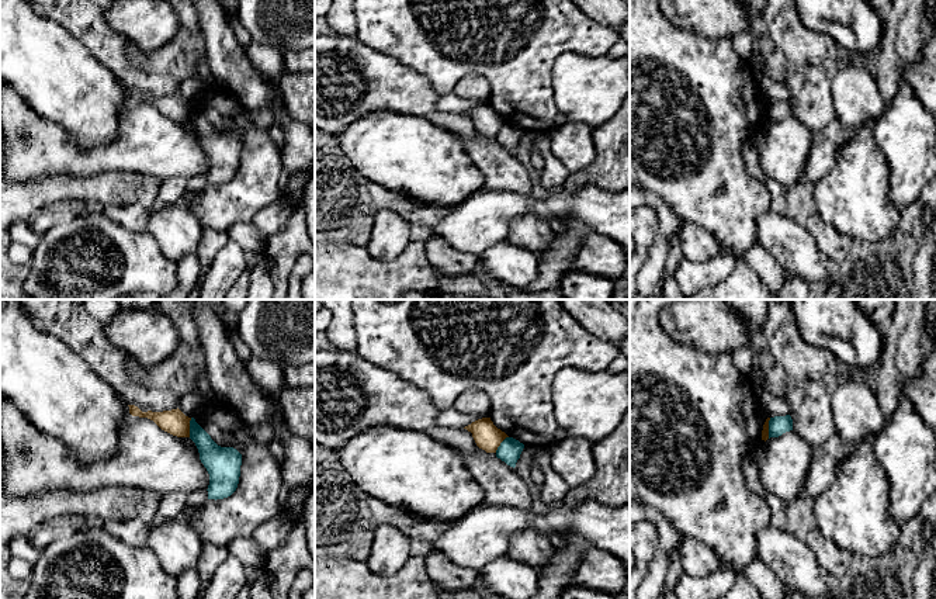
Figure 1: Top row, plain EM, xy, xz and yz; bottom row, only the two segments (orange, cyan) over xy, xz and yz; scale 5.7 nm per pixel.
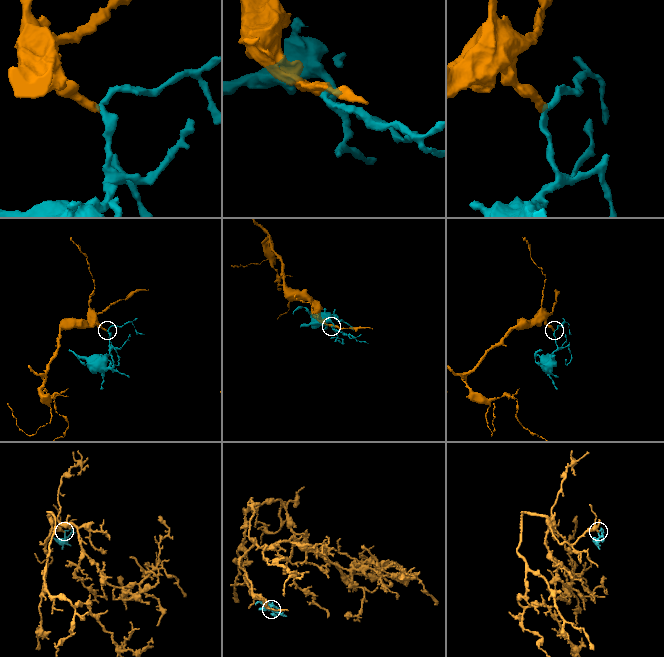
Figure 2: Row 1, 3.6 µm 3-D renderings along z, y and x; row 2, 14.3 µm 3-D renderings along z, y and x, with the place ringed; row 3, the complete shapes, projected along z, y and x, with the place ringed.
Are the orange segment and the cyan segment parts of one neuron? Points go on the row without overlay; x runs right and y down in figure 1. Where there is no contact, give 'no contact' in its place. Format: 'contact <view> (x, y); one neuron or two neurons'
contact yz (768, 113); two neurons

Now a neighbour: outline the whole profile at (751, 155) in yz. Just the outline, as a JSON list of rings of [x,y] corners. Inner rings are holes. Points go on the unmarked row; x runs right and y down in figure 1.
[[[753,139],[743,143],[743,160],[749,174],[756,180],[765,183],[767,176],[760,166],[759,150],[756,149]]]

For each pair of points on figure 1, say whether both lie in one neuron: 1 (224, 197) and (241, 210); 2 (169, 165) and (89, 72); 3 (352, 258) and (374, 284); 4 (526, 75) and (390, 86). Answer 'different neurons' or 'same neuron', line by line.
1: same neuron
2: different neurons
3: same neuron
4: different neurons

